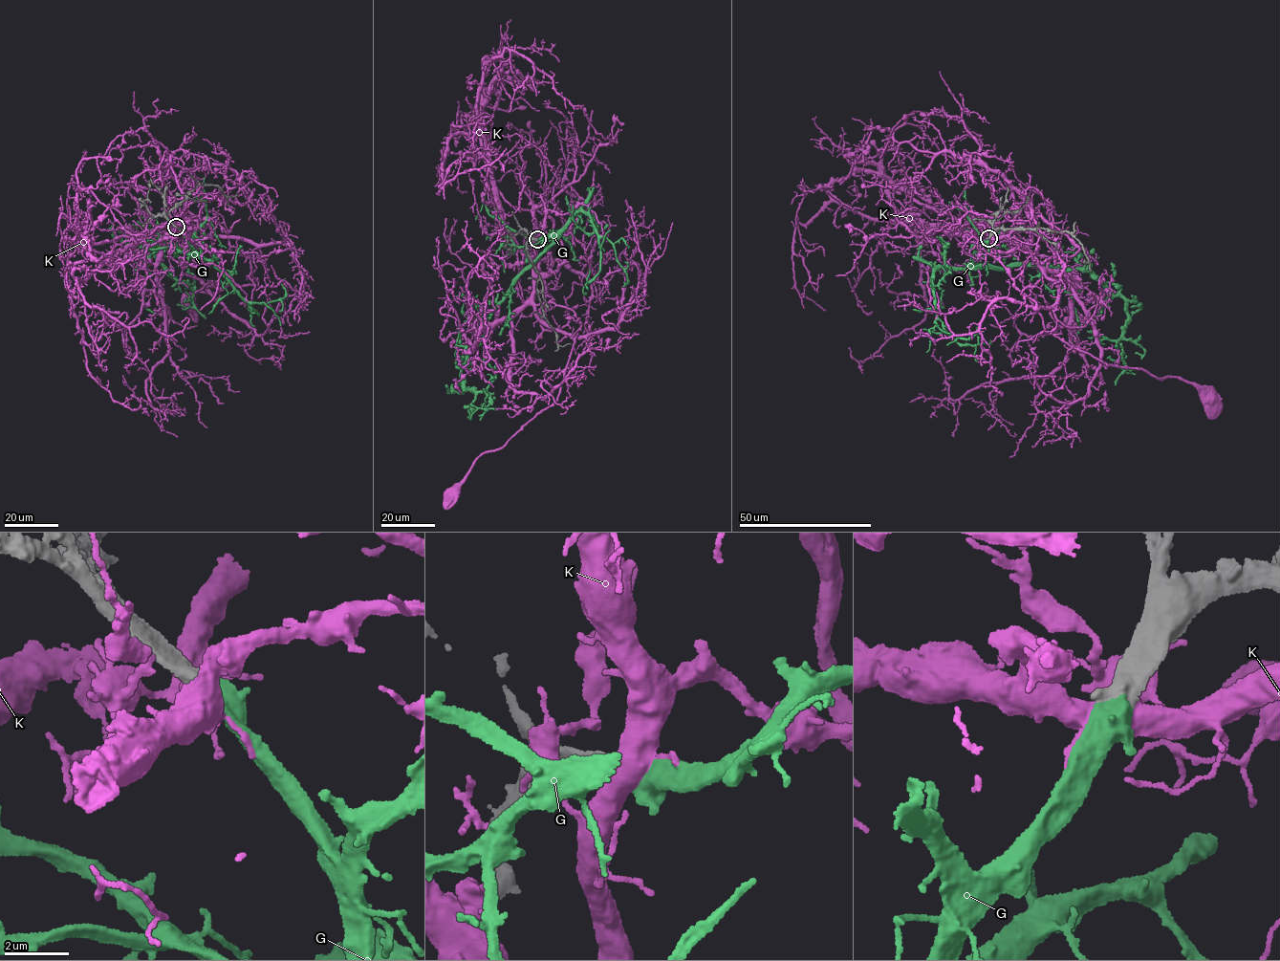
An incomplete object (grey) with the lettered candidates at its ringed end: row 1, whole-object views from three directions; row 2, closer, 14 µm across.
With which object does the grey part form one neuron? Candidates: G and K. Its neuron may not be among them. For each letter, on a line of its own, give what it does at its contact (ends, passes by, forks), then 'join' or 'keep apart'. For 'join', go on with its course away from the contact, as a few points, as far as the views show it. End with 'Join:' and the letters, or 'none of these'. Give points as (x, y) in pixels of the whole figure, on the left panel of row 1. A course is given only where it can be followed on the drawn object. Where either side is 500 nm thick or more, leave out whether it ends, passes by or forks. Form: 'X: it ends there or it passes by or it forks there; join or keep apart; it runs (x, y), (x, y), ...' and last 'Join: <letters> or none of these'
G: join; it runs (176, 227), (190, 253), (196, 253), (155, 232), (149, 243), (141, 290), (137, 270), (138, 234)
K: keep apart
Join: G

